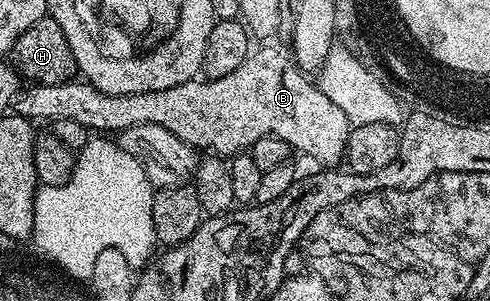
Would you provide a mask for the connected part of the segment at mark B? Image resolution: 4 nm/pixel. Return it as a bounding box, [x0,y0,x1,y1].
[97,47,353,165]

